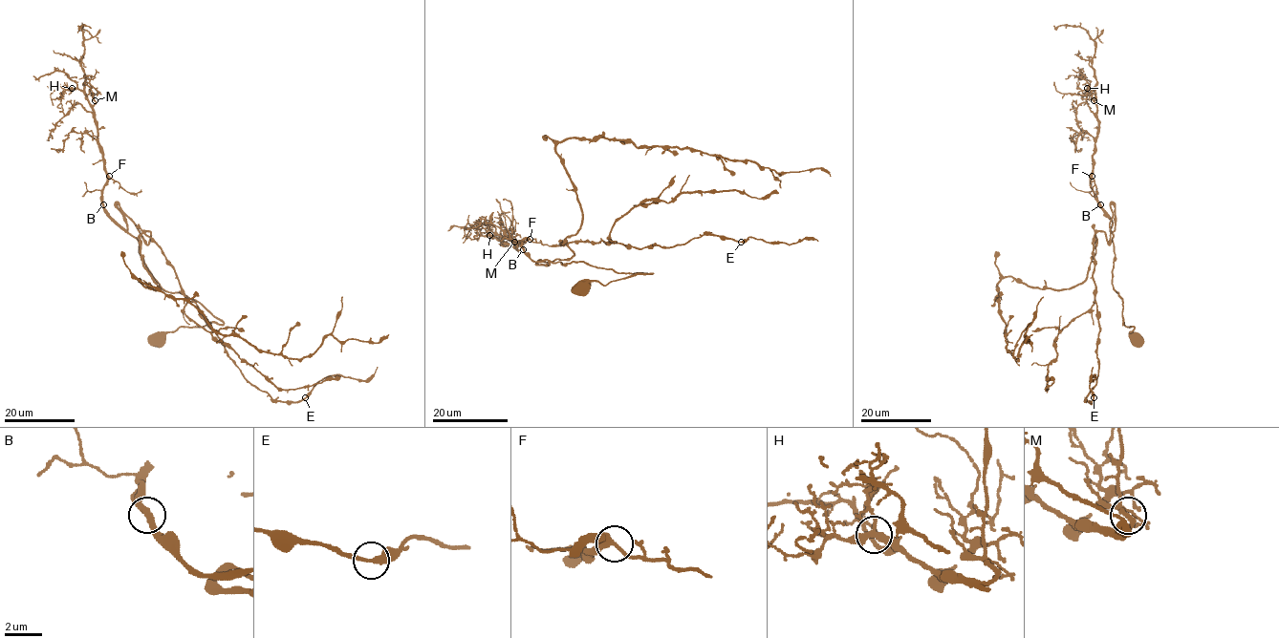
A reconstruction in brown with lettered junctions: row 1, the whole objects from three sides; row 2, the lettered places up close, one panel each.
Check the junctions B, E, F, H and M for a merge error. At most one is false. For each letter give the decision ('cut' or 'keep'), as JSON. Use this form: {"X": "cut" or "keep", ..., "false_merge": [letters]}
{"B": "keep", "E": "keep", "F": "keep", "H": "keep", "M": "keep", "false_merge": []}

